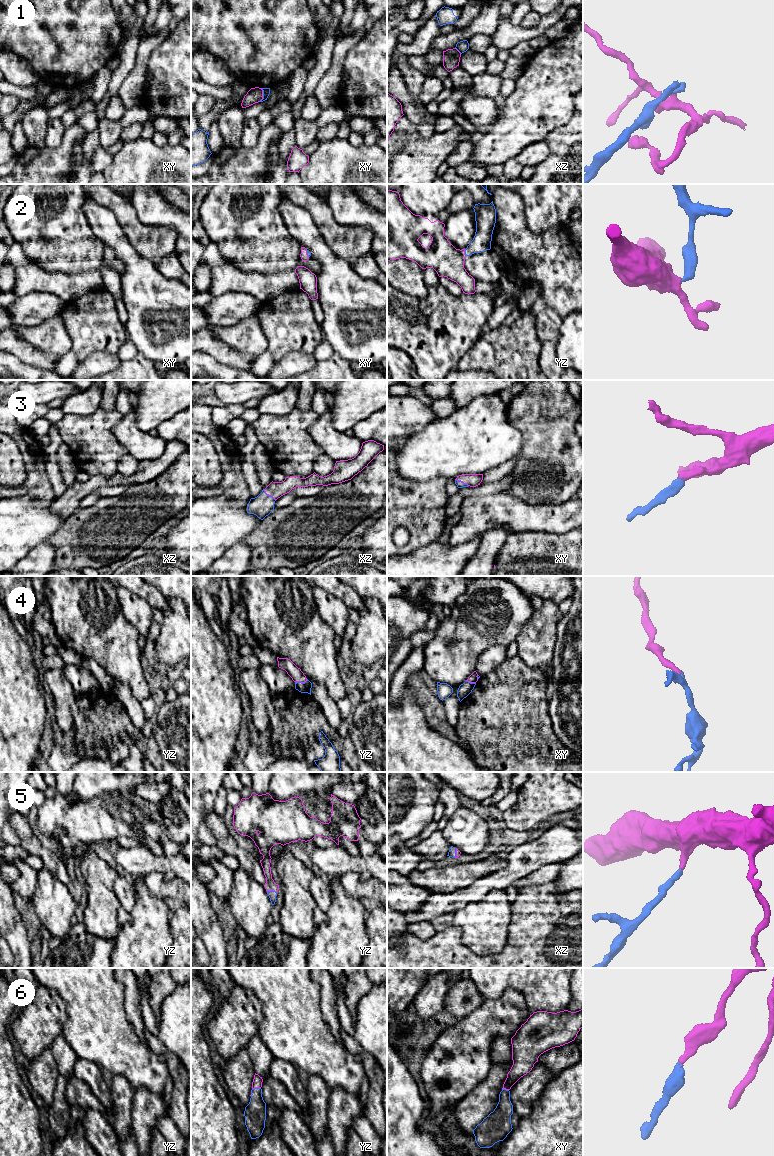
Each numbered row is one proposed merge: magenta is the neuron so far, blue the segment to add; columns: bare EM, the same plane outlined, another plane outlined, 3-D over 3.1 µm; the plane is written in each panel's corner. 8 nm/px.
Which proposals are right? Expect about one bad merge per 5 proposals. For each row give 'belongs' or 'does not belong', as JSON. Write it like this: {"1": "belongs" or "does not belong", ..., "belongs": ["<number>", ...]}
{"1": "does not belong", "2": "belongs", "3": "belongs", "4": "belongs", "5": "belongs", "6": "belongs", "belongs": ["2", "3", "4", "5", "6"]}

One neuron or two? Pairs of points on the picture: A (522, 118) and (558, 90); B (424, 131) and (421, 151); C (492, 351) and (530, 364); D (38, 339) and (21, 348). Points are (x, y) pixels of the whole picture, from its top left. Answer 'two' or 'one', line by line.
A: one
B: two
C: one
D: two

